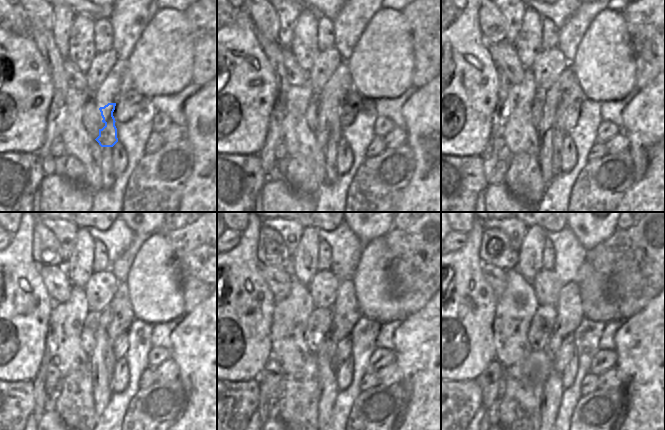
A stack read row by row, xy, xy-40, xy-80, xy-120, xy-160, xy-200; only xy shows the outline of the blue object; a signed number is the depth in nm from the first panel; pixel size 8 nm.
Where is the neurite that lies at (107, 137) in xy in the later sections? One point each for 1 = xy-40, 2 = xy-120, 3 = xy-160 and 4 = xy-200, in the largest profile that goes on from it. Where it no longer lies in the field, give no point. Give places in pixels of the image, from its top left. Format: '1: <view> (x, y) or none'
1: xy-40 (335, 108)
2: xy-120 (123, 316)
3: xy-160 (345, 313)
4: xy-200 (569, 310)

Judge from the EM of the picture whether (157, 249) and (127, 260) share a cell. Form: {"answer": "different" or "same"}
{"answer": "different"}

